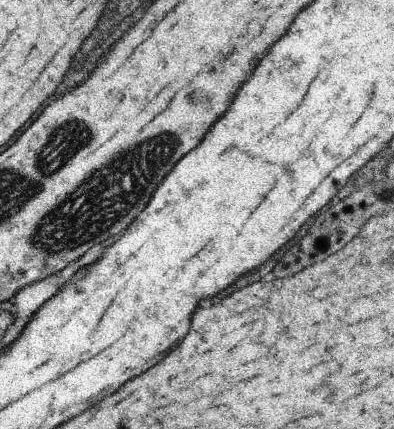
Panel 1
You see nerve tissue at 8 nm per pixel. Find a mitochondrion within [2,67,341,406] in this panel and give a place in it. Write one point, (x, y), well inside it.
(97, 199)

